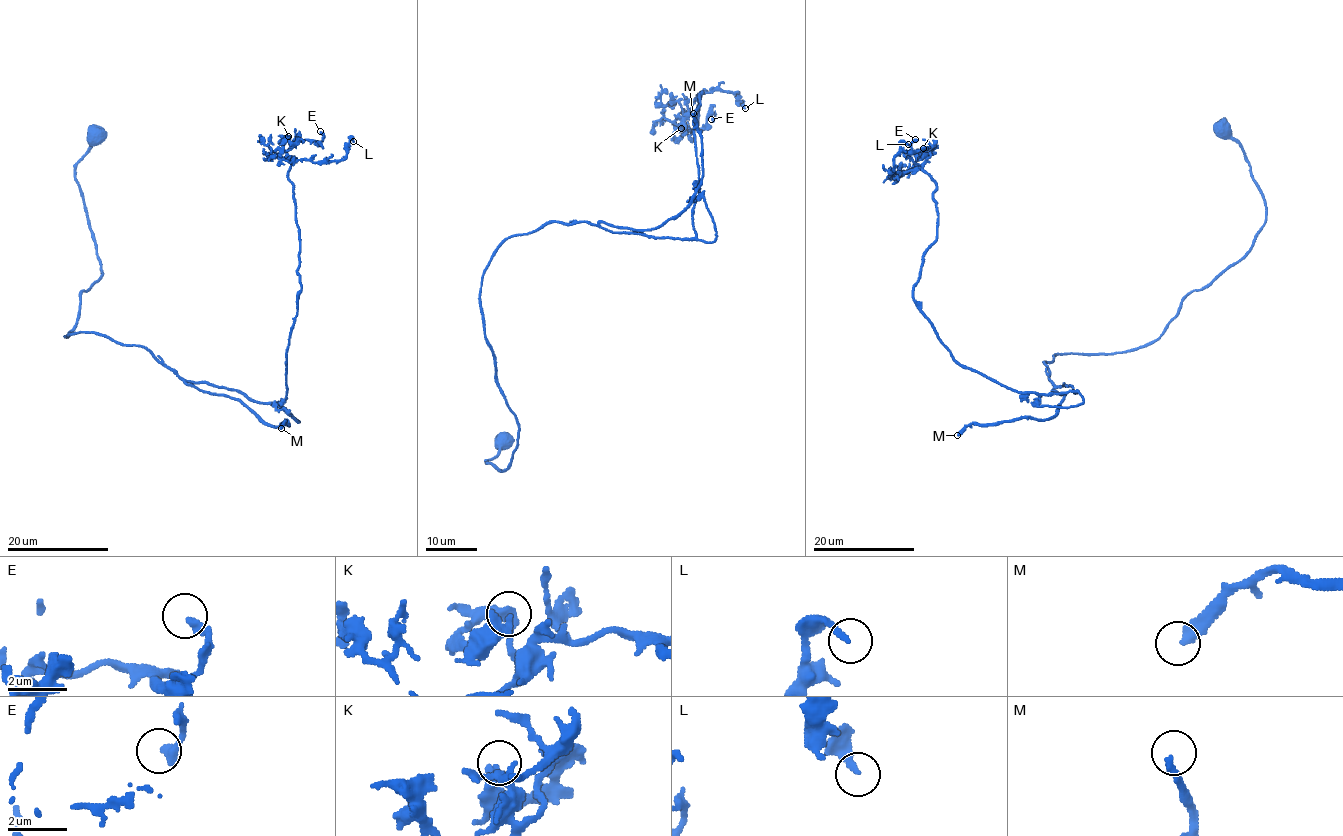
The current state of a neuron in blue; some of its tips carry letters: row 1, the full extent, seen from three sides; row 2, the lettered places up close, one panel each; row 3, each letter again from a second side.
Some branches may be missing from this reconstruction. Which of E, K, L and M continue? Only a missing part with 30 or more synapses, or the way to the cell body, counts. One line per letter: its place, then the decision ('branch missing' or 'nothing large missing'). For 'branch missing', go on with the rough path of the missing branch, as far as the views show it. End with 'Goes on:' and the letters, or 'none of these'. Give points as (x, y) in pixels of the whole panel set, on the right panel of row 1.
E: (915, 139) | nothing large missing
K: (923, 148) | nothing large missing
L: (908, 144) | nothing large missing
M: (957, 435) | branch missing | (957, 435), (949, 439), (949, 451), (929, 470), (937, 482)
Goes on: M

